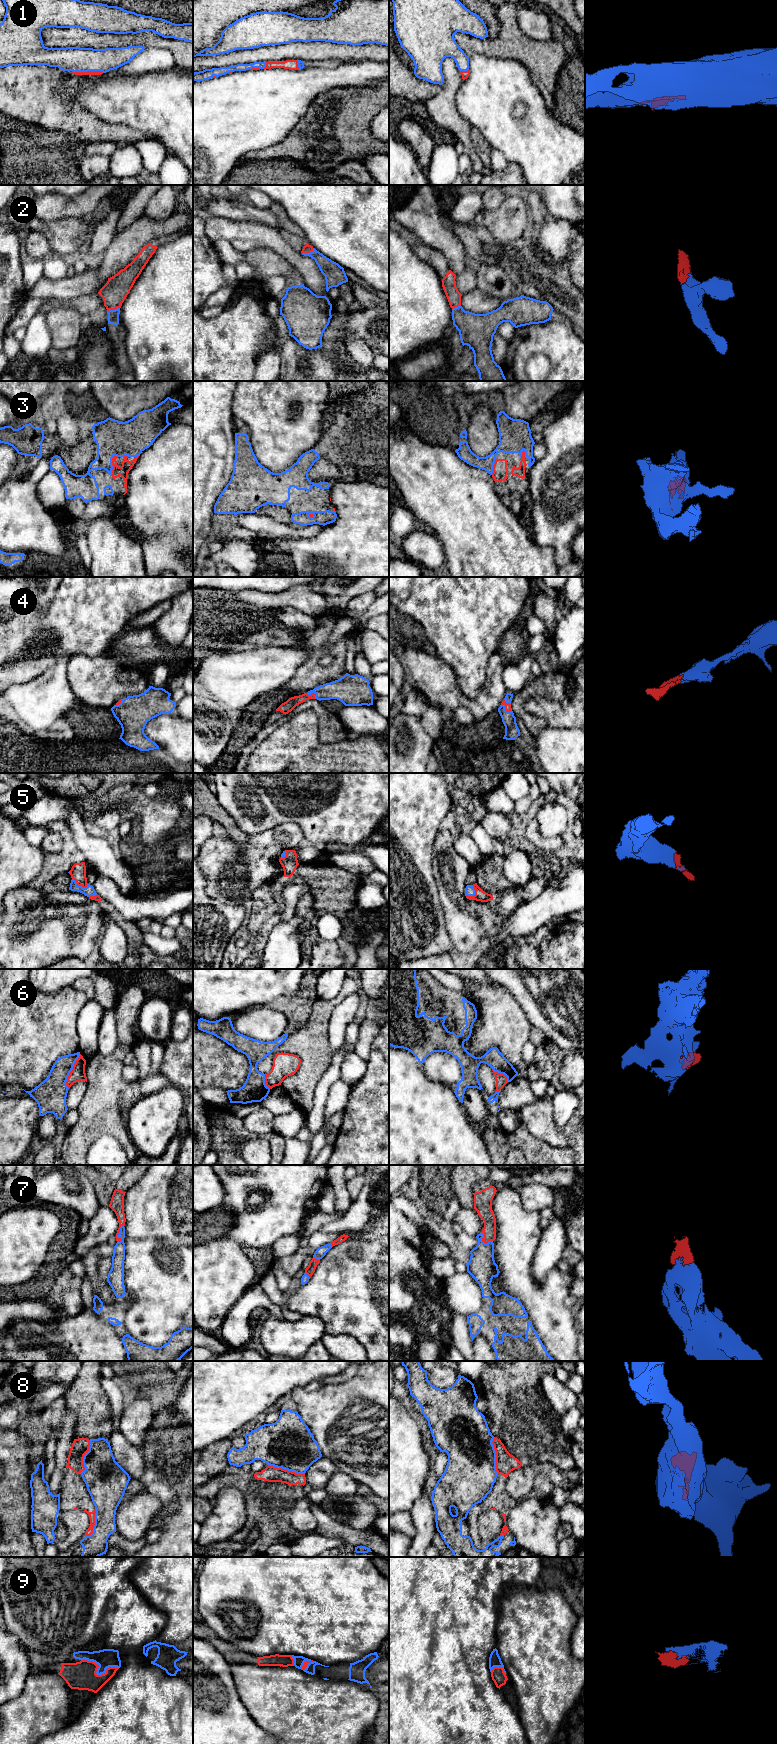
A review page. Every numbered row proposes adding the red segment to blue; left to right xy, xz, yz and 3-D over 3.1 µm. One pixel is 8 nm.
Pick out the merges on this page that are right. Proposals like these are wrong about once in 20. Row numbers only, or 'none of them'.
1, 2, 3, 4, 5, 6, 7, 9

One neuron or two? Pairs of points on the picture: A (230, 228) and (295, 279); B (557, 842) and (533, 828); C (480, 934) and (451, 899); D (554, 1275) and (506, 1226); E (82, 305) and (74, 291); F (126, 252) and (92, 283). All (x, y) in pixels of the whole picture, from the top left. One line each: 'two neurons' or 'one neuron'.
A: two neurons
B: one neuron
C: one neuron
D: one neuron
E: two neurons
F: two neurons

